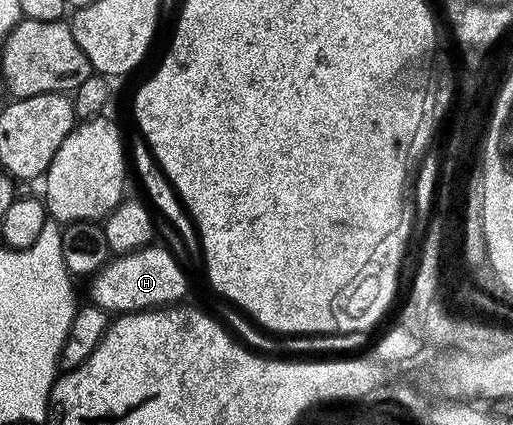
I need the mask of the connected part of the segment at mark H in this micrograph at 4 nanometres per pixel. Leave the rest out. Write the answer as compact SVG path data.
M150 246L114 255L92 277L88 299L110 314L148 312L150 308L176 305L185 296L189 280L181 264L165 248Z

